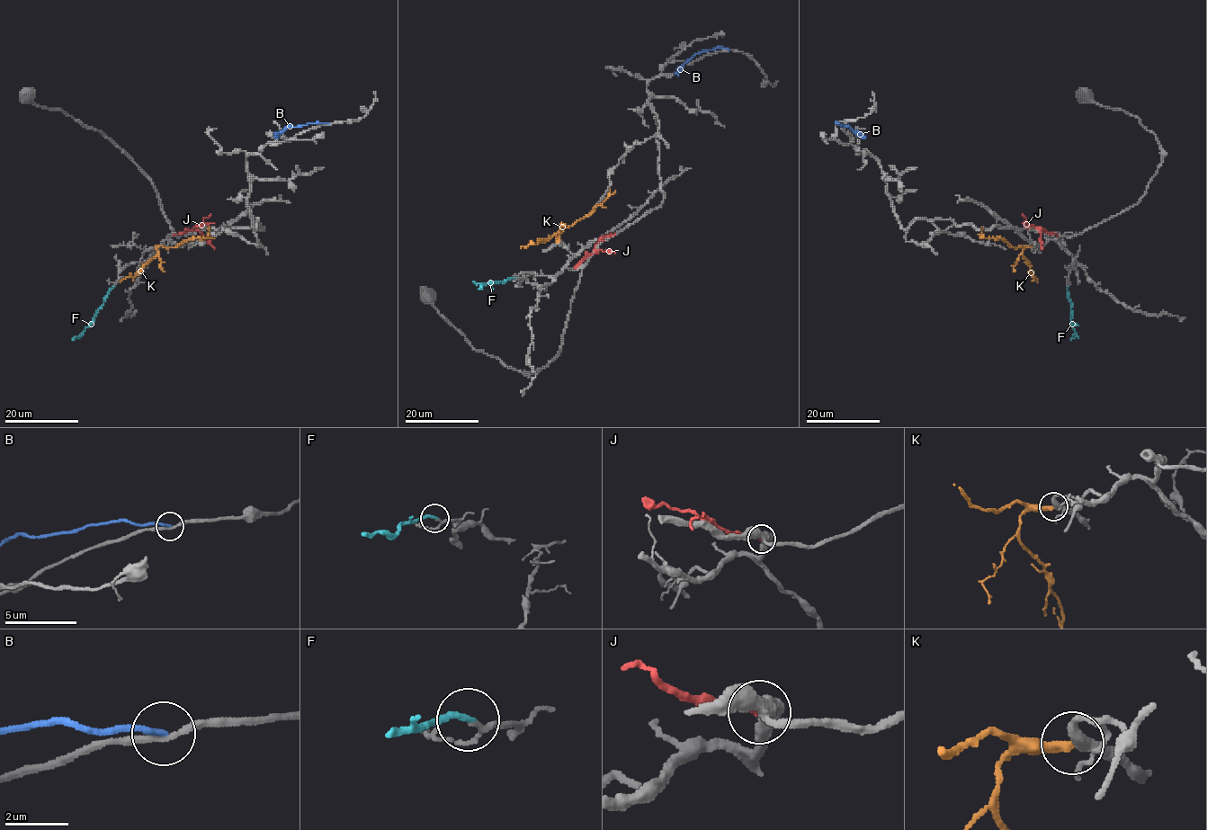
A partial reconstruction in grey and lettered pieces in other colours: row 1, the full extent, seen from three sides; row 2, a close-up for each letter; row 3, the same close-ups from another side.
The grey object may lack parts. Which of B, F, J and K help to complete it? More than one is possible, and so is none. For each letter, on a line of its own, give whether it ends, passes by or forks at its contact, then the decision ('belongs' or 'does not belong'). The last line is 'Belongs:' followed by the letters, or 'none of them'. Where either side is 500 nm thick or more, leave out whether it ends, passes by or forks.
B: it ends | does not belong
F: it ends | belongs
J: it ends | does not belong
K: it ends | does not belong
Belongs: F

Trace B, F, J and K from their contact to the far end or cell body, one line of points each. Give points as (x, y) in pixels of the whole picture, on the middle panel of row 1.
B: (729, 50), (718, 47), (694, 54), (677, 75)
F: (514, 278), (489, 281), (481, 287), (473, 281)
J: (575, 268), (594, 252), (595, 245), (600, 240), (615, 234)
K: (557, 242), (557, 236), (593, 211), (610, 192)

